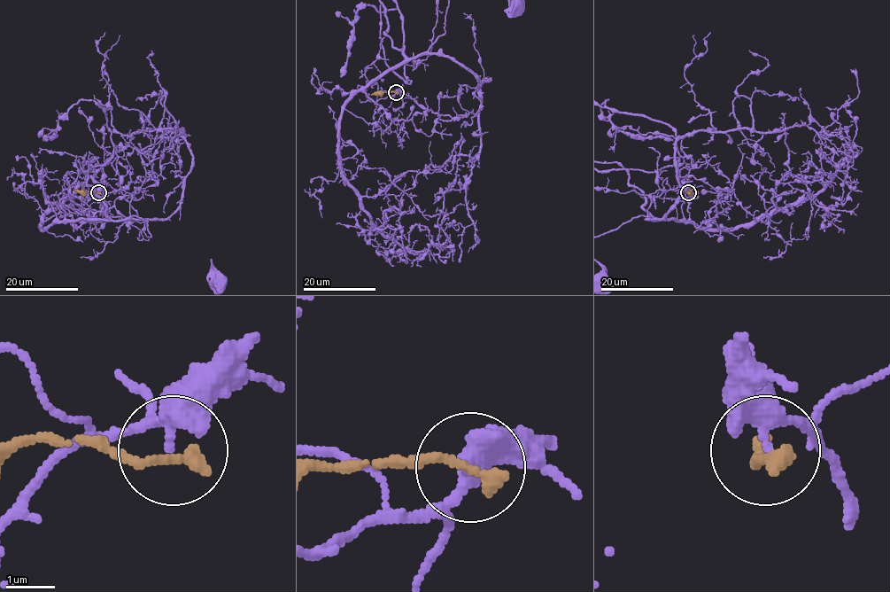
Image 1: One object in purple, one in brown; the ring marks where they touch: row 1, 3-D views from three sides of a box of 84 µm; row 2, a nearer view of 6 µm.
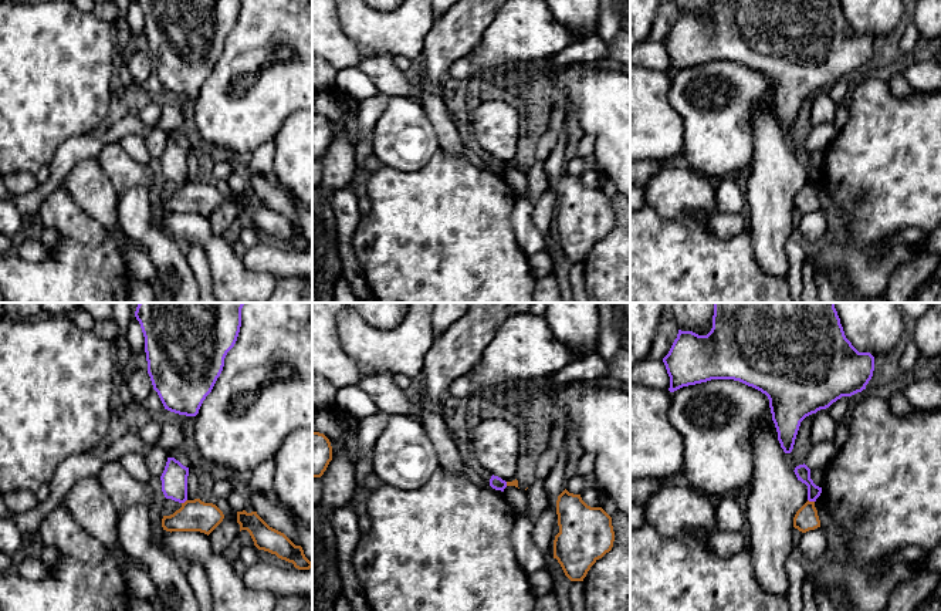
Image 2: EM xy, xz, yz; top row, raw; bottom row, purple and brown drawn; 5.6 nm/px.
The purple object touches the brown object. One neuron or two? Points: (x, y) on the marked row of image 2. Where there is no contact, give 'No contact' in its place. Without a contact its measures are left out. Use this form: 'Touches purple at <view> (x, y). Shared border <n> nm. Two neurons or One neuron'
Touches purple at yz (811, 500). Shared border 40 nm. Two neurons

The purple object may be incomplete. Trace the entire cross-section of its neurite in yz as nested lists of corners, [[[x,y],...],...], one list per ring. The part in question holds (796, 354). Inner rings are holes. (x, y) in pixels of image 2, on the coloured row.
[[[714,303],[711,331],[698,335],[678,330],[663,362],[670,377],[670,392],[711,379],[734,379],[765,394],[785,453],[792,452],[800,422],[806,416],[829,408],[842,396],[862,392],[874,371],[874,357],[859,352],[846,338],[835,303]]]

